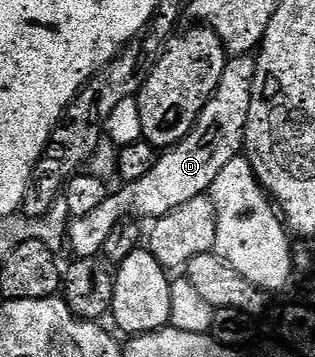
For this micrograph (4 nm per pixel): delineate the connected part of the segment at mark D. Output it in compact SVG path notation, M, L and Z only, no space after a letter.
M248 54L230 57L225 63L219 88L215 88L215 92L209 97L189 135L182 142L177 142L164 152L158 153L147 176L139 176L139 180L124 183L120 187L122 190L118 194L117 191L110 193L109 198L99 204L99 208L70 221L67 246L68 249L74 250L72 253L76 257L98 257L102 253L107 236L111 235L111 228L115 227L120 218L162 218L167 212L179 208L179 204L187 204L187 200L202 197L212 187L215 176L223 172L223 167L232 158L242 153L256 67L256 57Z

